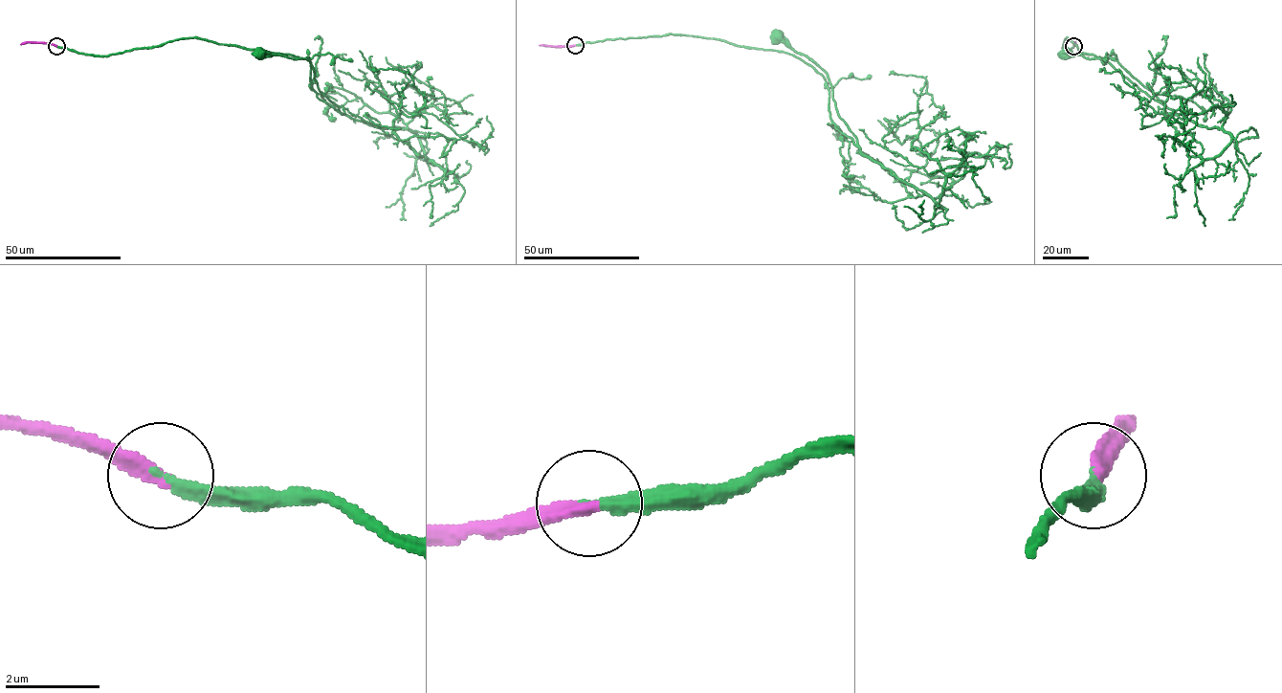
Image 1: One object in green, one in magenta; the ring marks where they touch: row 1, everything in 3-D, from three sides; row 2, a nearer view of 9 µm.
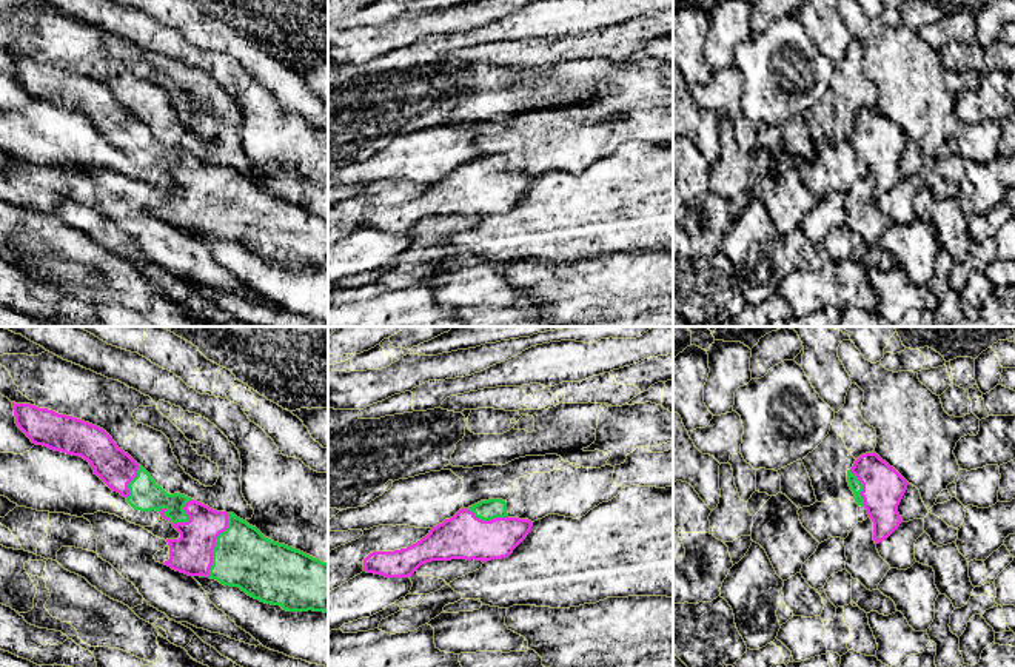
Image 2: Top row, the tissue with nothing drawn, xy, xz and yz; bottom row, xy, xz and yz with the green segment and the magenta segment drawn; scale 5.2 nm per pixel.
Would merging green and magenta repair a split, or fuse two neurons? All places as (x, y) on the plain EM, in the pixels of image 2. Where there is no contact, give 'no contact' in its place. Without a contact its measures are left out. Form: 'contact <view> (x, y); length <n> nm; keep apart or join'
contact xy (182, 176); length 200 nm; join

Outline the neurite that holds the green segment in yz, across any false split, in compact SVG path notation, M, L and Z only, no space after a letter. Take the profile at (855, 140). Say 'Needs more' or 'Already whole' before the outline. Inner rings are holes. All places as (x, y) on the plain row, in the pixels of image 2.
Needs more. M876 108L861 109L847 125L847 137L873 177L875 199L883 197L903 177L898 160L909 137Z

